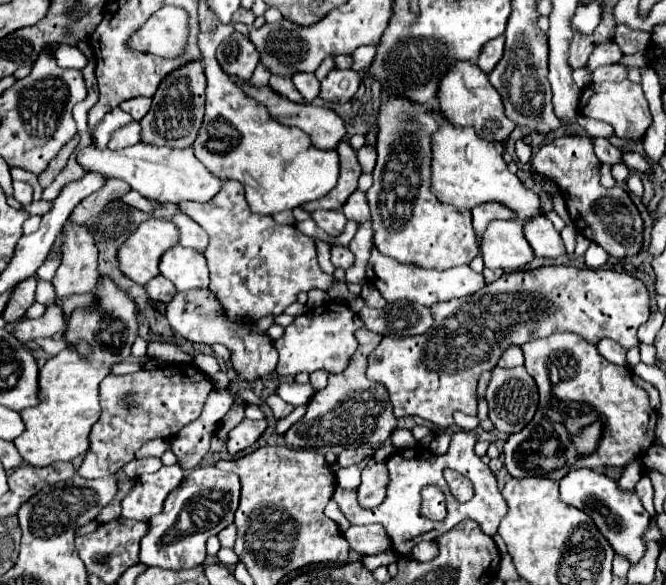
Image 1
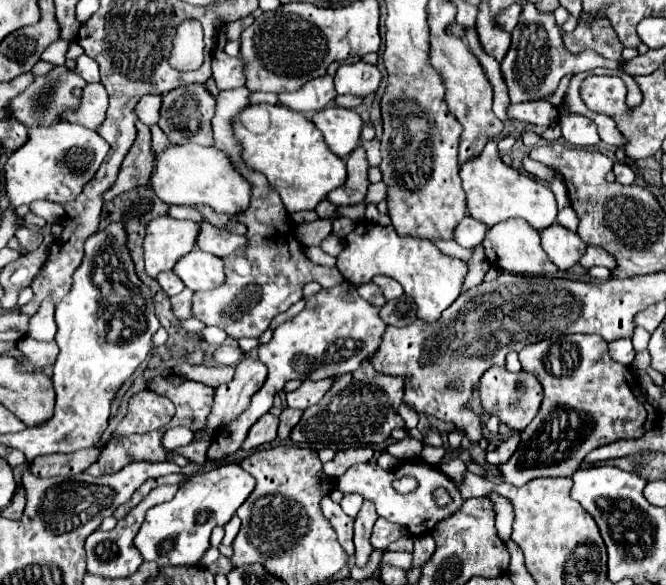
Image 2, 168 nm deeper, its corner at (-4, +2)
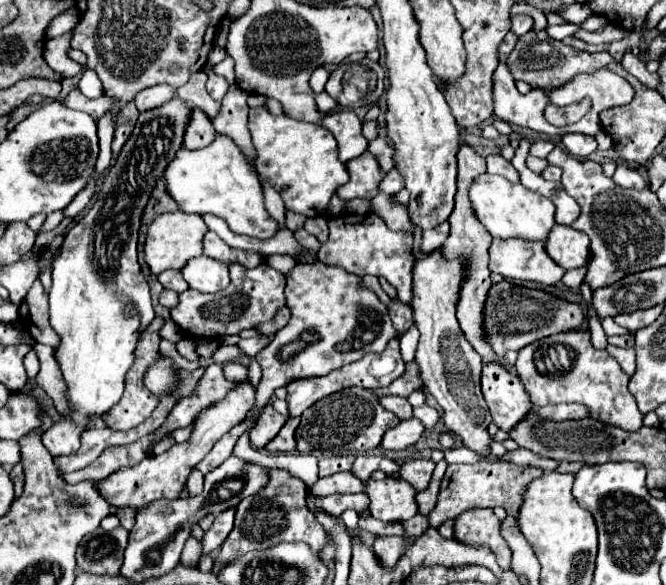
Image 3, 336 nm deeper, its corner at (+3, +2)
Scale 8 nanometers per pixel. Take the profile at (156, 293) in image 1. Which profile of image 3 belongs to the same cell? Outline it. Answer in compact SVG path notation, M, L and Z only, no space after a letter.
M165 270L161 276L159 276L159 282L169 288L169 290L175 290L175 292L183 292L187 286L187 282L183 280L183 274L177 272L177 270Z

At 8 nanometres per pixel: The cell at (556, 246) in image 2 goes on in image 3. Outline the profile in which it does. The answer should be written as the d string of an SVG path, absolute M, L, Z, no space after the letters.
M561 224L553 226L545 248L547 248L547 254L555 262L559 262L559 266L563 266L565 270L587 266L591 256L589 238L583 232L571 226L561 226Z

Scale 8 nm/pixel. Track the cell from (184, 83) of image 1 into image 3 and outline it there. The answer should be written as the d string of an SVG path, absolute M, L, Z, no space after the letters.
M193 108L193 116L191 116L191 122L185 132L185 142L183 142L185 148L189 148L189 150L205 148L215 140L215 134L217 132L215 132L211 120L201 110Z

